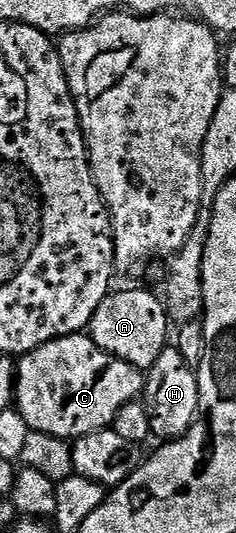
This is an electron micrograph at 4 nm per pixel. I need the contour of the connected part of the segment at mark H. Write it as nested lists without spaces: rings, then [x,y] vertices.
[[[176,347],[163,349],[161,355],[157,355],[157,363],[153,363],[151,368],[146,370],[145,388],[141,397],[147,407],[152,438],[160,437],[158,440],[166,443],[174,441],[176,437],[184,437],[199,416],[199,379],[196,370],[191,369]]]

